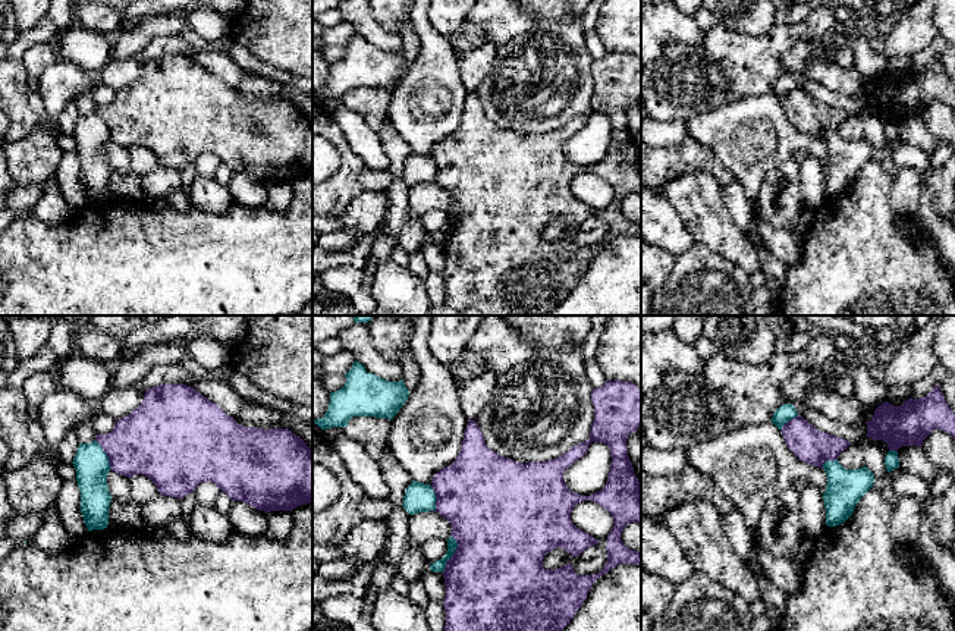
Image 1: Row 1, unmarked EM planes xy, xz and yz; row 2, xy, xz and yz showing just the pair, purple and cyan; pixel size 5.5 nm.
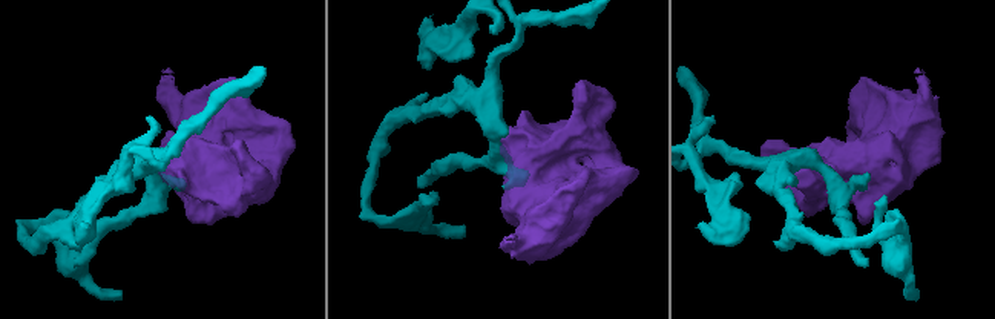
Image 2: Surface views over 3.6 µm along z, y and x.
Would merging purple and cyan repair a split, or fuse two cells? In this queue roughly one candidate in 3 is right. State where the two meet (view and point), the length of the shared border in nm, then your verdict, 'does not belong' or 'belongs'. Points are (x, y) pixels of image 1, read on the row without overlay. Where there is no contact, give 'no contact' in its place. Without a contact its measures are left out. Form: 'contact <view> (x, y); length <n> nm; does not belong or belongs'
contact xz (454, 225); length 220 nm; does not belong

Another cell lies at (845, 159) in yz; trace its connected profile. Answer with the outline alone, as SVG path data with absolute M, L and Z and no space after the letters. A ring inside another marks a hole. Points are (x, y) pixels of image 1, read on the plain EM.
M838 131L826 132L823 141L827 147L823 164L826 197L836 198L852 186L858 172L873 158L874 145L866 136L845 141Z

